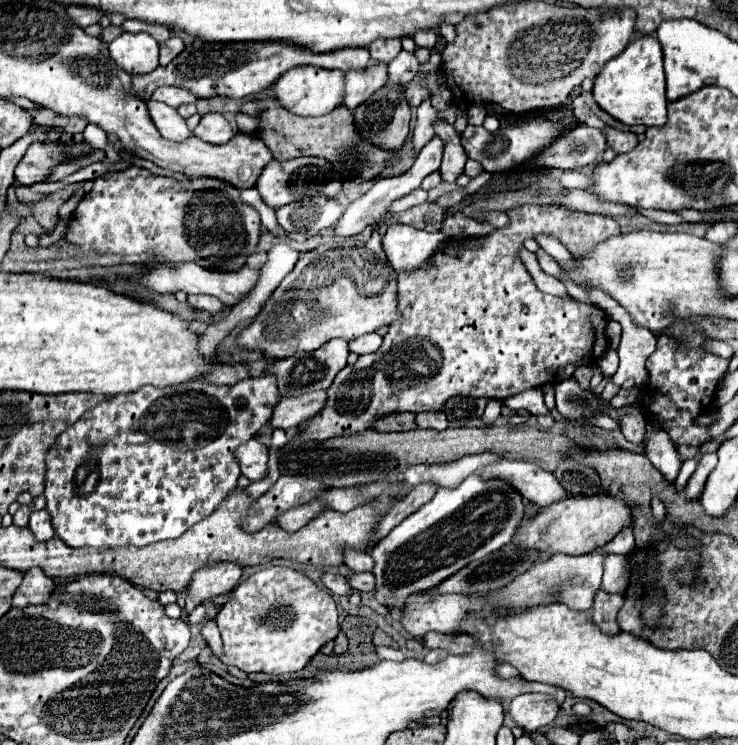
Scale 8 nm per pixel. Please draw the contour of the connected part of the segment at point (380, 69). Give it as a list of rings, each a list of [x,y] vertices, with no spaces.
[[[385,62],[367,66],[363,72],[351,70],[347,74],[347,82],[345,82],[345,98],[343,98],[345,108],[349,108],[353,112],[361,102],[365,102],[371,94],[375,94],[381,86],[385,86],[387,78],[389,76],[387,76]]]

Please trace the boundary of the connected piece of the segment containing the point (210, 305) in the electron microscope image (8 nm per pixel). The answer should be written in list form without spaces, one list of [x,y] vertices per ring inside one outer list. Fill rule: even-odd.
[[[189,294],[187,302],[189,302],[189,306],[193,306],[197,310],[205,310],[209,314],[217,314],[217,312],[223,310],[221,300],[213,298],[213,296],[193,296],[193,294]]]

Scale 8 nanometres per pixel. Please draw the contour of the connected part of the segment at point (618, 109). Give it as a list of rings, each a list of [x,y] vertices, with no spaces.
[[[641,36],[631,42],[617,58],[613,58],[595,78],[593,98],[615,120],[633,126],[663,126],[667,122],[667,98],[665,98],[665,72],[663,52],[655,36]]]

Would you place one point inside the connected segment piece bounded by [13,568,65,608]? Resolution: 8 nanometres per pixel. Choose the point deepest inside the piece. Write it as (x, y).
(36, 588)

